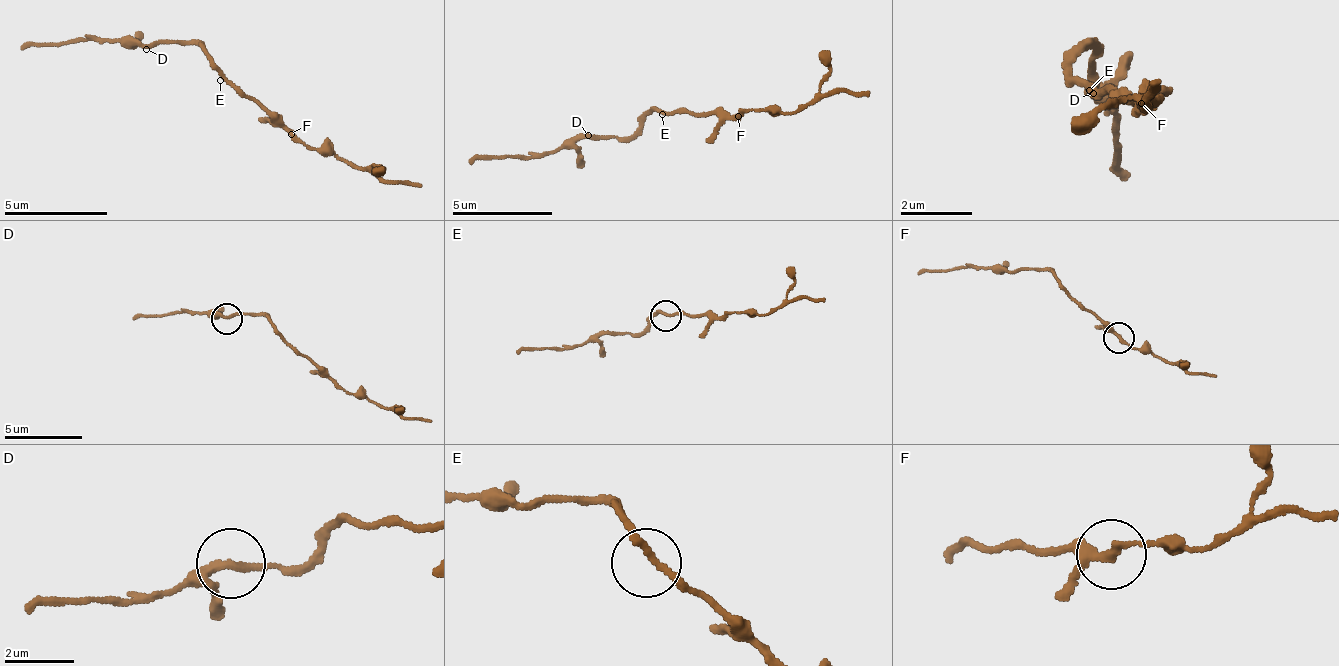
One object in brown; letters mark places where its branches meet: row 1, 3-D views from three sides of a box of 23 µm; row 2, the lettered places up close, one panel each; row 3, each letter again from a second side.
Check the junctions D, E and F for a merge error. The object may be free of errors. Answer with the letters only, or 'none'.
none

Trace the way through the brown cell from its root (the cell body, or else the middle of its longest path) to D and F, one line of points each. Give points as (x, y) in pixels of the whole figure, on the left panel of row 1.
D: (225, 73), (215, 68), (205, 49), (193, 44), (152, 42), (146, 49)
F: (225, 73), (235, 85), (240, 85), (250, 100), (260, 100), (290, 134)

